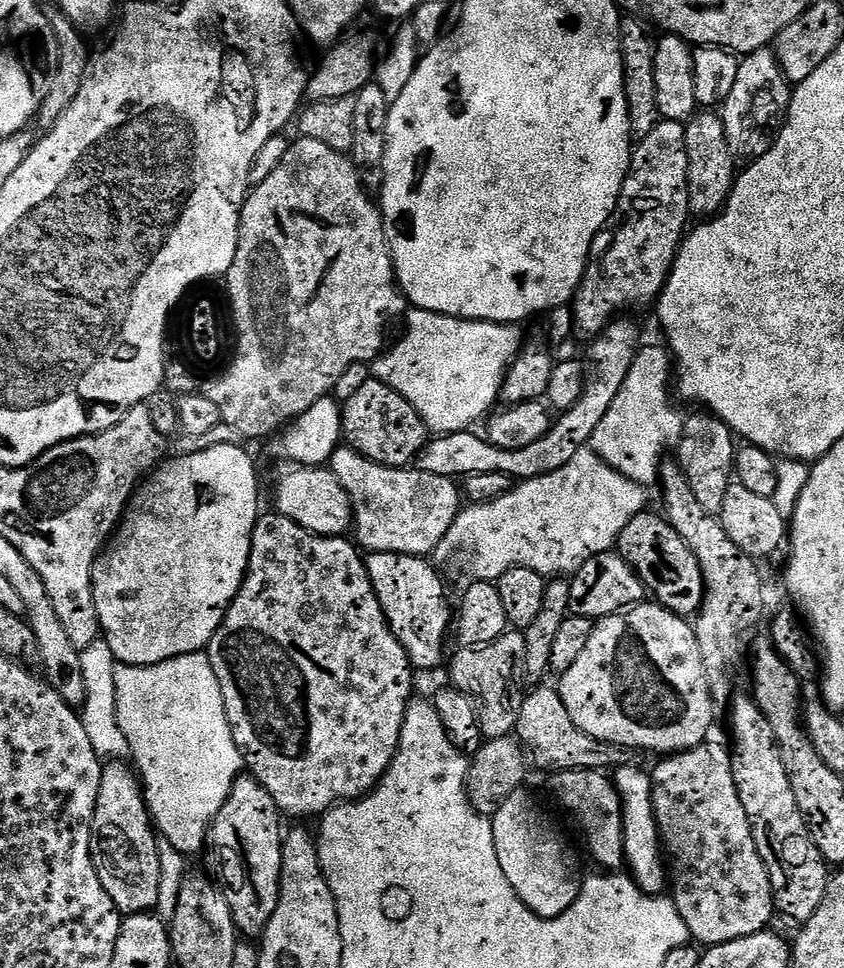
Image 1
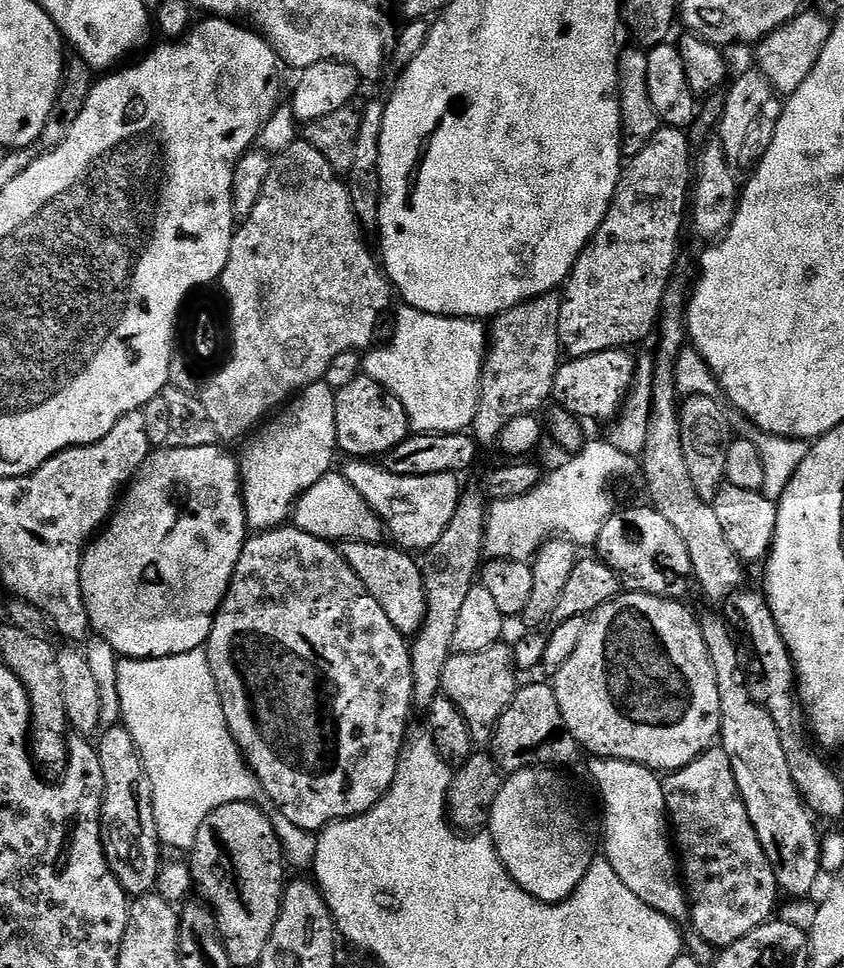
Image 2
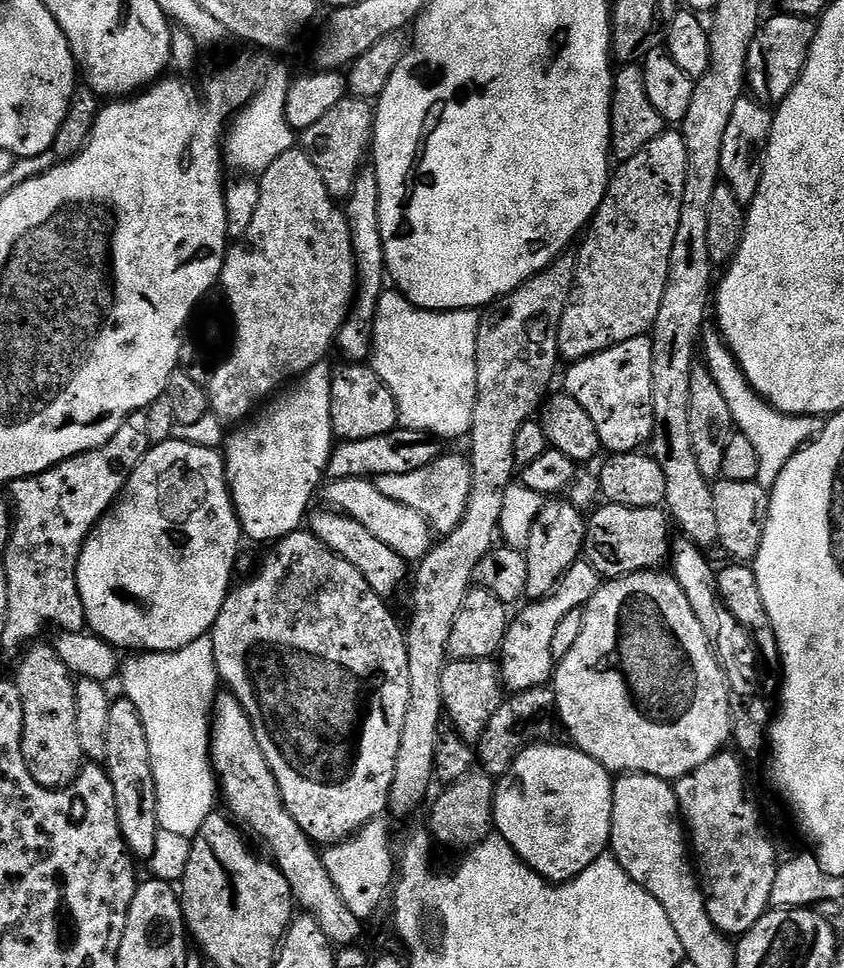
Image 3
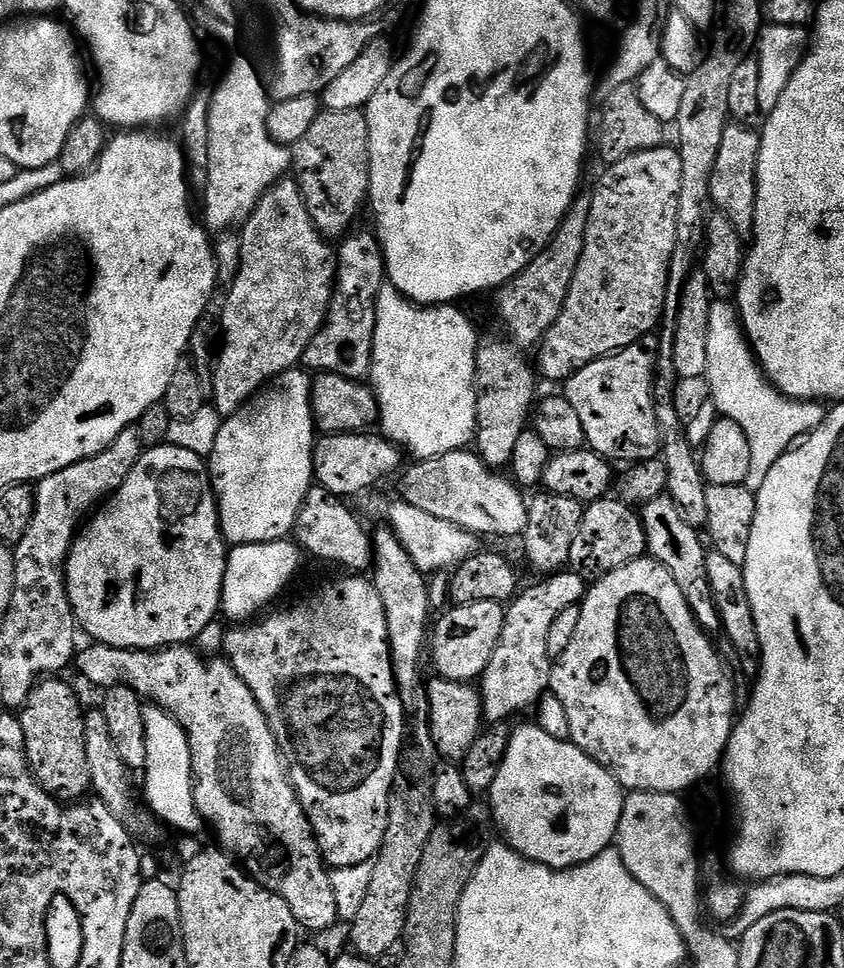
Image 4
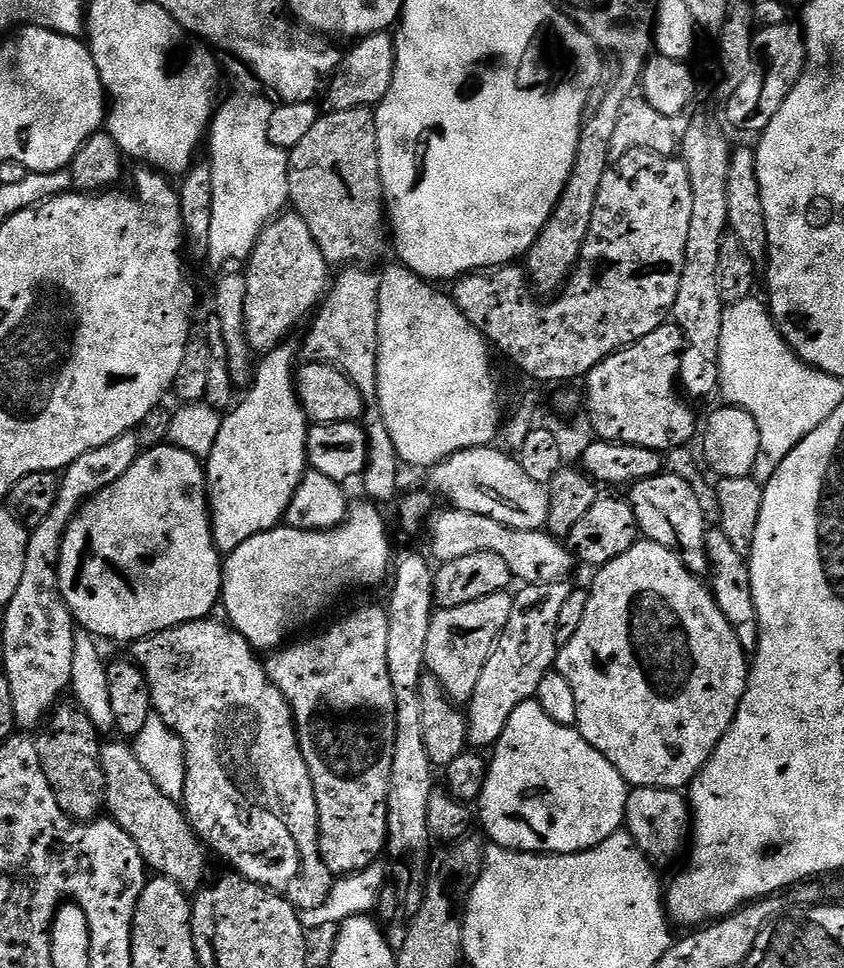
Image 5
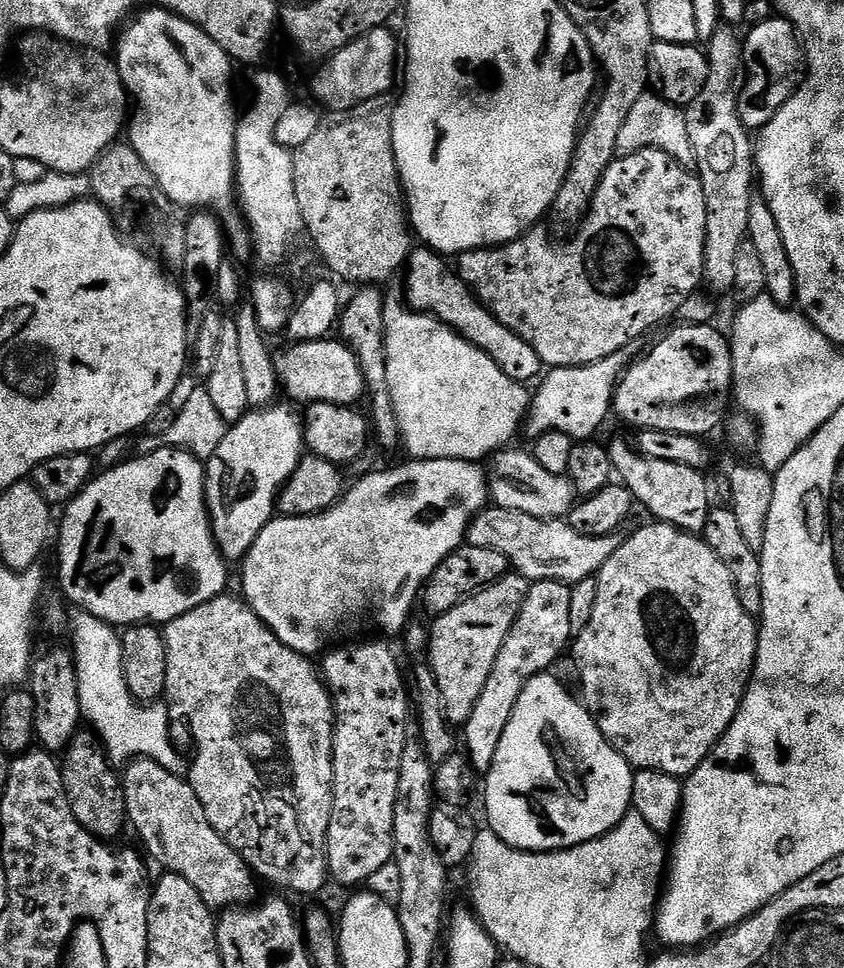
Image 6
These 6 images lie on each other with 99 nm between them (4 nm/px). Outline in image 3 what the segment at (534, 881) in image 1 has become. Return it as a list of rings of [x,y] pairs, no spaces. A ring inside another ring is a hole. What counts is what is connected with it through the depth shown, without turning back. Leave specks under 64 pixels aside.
[[[537,742],[529,744],[527,748],[518,753],[516,760],[508,768],[508,773],[496,784],[496,797],[494,798],[494,810],[492,811],[492,823],[495,831],[498,833],[499,839],[506,841],[516,855],[543,880],[549,881],[557,886],[568,883],[578,874],[582,874],[593,864],[600,856],[605,855],[609,851],[610,841],[612,838],[612,786],[613,777],[607,768],[603,768],[597,760],[590,758],[579,748],[575,746],[567,746],[563,748],[560,744],[552,744],[553,742]]]

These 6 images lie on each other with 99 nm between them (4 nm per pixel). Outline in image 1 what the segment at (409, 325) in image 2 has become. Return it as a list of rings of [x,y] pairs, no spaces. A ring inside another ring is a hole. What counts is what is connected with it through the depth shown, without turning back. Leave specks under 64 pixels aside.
[[[412,308],[407,313],[408,321],[404,324],[404,333],[396,345],[371,361],[371,375],[383,384],[389,384],[422,418],[429,433],[447,434],[466,432],[485,419],[493,411],[492,403],[499,399],[500,387],[508,365],[516,359],[516,353],[522,341],[516,334],[517,329],[511,324],[491,324],[485,320],[460,320],[457,316],[443,316],[437,312],[427,312],[421,308]]]

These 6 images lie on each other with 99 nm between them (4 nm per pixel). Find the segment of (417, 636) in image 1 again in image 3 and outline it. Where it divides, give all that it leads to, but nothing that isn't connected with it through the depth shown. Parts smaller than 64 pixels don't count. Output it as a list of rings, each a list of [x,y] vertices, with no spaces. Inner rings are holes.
[[[331,510],[323,511],[316,514],[314,512],[309,517],[309,531],[314,533],[332,553],[338,554],[339,557],[357,568],[366,578],[370,590],[374,590],[374,594],[383,598],[390,598],[394,595],[399,590],[404,575],[407,572],[409,575],[410,568],[406,561],[398,554],[394,554],[394,550],[390,550],[390,546],[386,546],[386,542],[378,542],[378,538],[370,534],[360,523]]]

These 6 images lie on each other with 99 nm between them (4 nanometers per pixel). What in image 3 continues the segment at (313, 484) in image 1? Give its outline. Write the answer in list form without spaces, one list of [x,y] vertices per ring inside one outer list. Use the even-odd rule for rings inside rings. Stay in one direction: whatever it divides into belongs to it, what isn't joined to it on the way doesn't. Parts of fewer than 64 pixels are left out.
[[[371,479],[332,480],[323,485],[322,496],[323,492],[324,500],[328,503],[325,505],[331,511],[348,516],[354,522],[360,523],[370,534],[378,538],[378,542],[386,542],[386,546],[390,546],[390,550],[394,550],[394,554],[398,554],[406,562],[419,562],[432,548],[434,540],[430,535],[428,523],[409,507],[386,498],[376,489]]]

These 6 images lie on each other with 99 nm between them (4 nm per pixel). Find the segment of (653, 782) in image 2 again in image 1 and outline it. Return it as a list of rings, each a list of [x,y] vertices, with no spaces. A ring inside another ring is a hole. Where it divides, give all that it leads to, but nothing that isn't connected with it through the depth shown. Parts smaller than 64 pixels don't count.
[[[629,766],[614,772],[616,792],[624,811],[624,858],[627,871],[637,886],[647,896],[664,896],[670,884],[670,872],[666,867],[666,856],[662,851],[660,828],[656,825],[654,802],[652,801],[652,777],[647,771]]]

